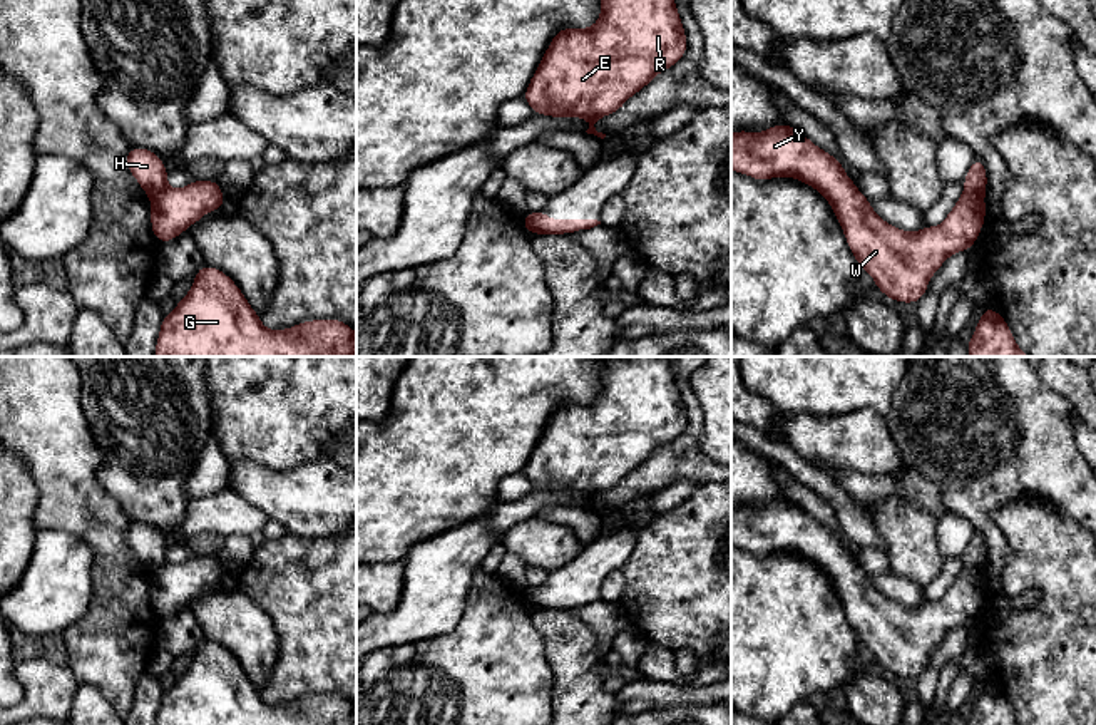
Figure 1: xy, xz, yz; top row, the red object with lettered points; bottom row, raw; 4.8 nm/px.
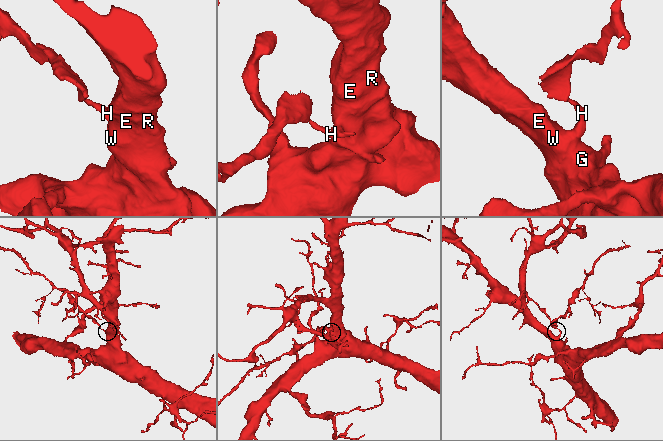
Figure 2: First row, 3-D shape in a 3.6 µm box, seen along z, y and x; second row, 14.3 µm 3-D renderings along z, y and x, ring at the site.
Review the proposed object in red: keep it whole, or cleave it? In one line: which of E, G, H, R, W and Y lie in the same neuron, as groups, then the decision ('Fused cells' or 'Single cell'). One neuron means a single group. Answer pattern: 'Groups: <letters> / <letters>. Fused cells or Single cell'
Groups: E G R W Y / H. Fused cells

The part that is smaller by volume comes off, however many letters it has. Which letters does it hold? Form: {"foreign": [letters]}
{"foreign": ["H"]}

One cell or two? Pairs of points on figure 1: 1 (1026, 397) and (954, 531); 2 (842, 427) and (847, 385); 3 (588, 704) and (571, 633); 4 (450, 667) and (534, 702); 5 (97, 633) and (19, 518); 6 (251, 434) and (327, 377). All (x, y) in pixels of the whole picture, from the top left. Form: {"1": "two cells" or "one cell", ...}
{"1": "two cells", "2": "two cells", "3": "one cell", "4": "one cell", "5": "two cells", "6": "one cell"}

